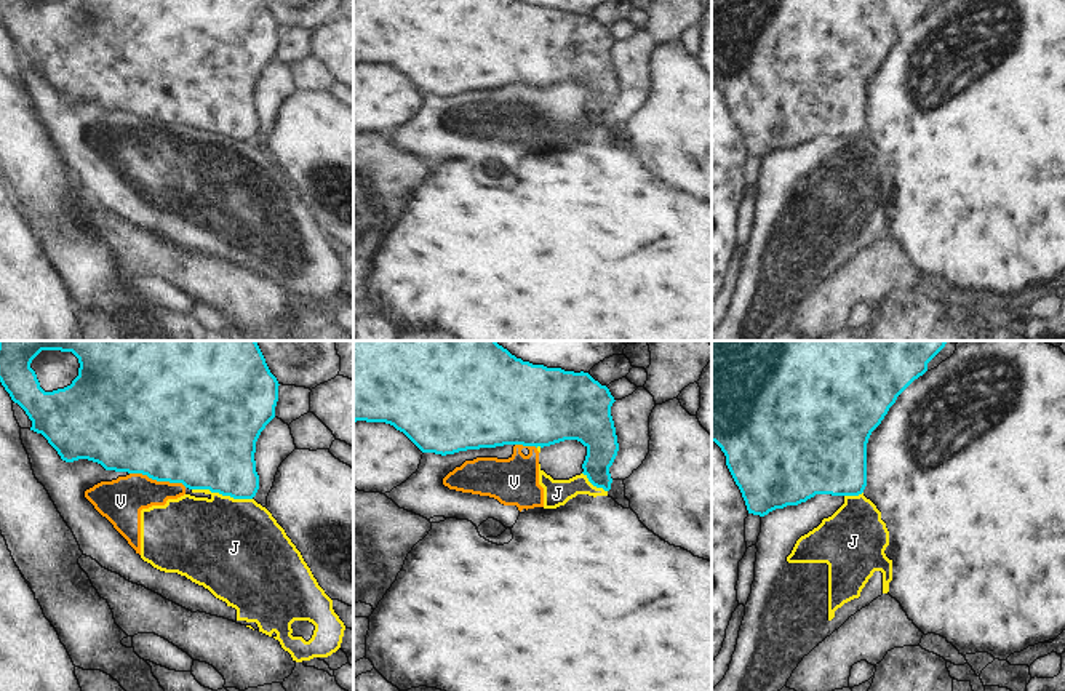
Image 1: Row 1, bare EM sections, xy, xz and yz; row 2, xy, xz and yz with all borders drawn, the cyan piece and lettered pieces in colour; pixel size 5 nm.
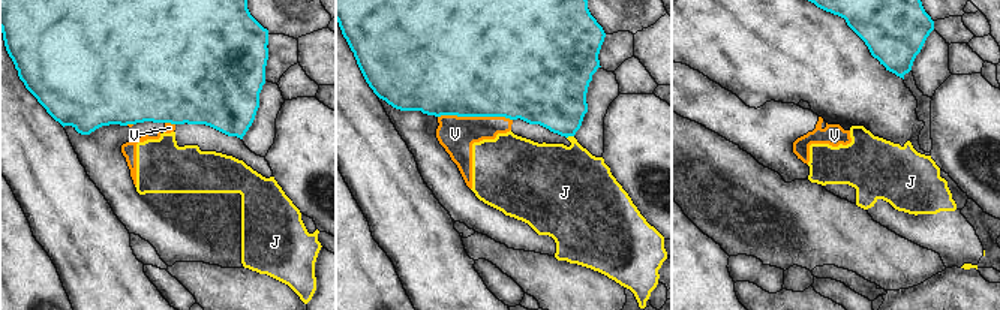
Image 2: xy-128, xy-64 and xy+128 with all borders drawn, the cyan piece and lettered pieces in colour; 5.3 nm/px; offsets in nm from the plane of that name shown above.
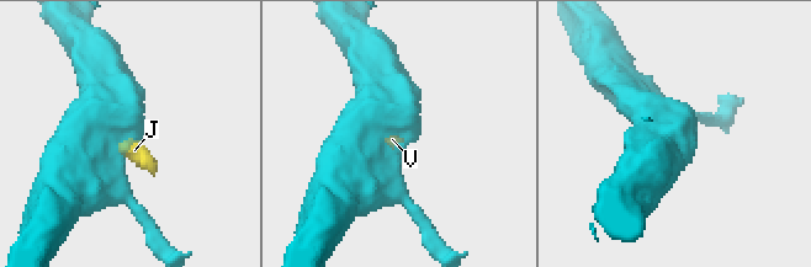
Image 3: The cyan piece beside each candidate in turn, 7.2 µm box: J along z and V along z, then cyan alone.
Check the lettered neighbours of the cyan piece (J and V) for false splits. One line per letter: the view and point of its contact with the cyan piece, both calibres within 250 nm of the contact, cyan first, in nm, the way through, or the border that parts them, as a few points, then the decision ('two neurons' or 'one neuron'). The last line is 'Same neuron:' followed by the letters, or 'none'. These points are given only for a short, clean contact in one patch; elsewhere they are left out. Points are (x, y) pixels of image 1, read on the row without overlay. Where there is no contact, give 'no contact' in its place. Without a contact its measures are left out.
J: meets cyan in xy at (223, 136); 440 nm thick on the cyan side, 480 nm on the other; two neurons
V: meets cyan in xy at (159, 122); 500 nm thick on the cyan side, 220 nm on the other; two neurons
Same neuron: none

